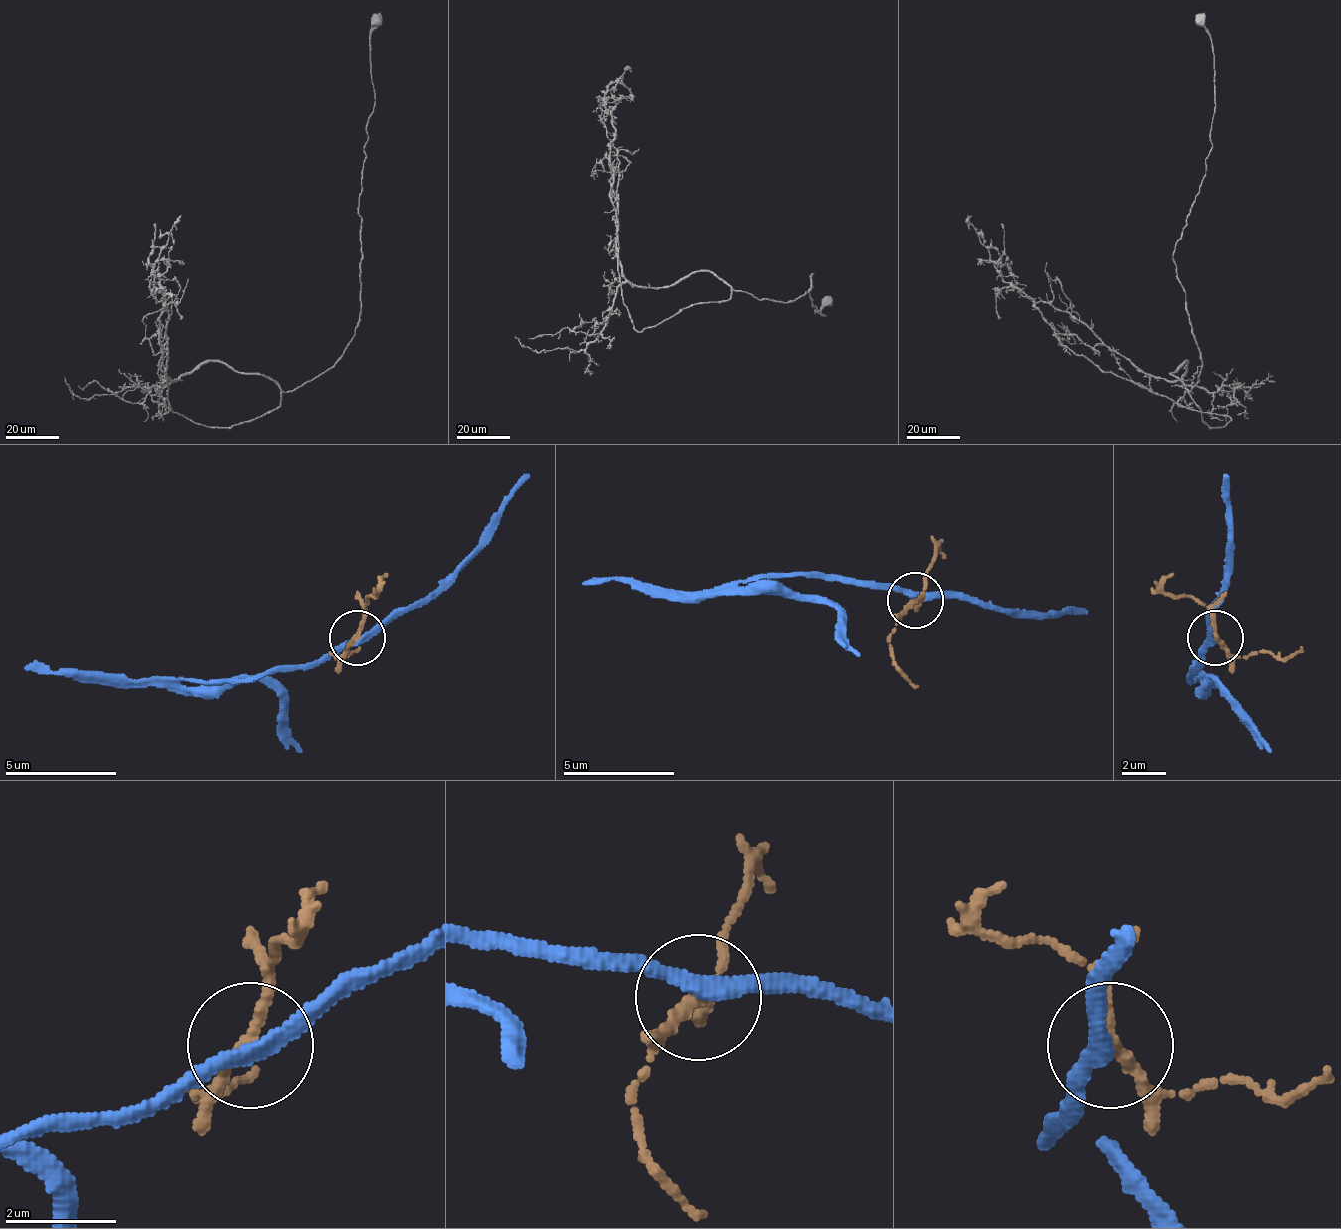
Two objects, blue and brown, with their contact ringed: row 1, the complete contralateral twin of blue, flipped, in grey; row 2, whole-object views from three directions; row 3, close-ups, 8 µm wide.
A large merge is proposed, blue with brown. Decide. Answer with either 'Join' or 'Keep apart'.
Keep apart

